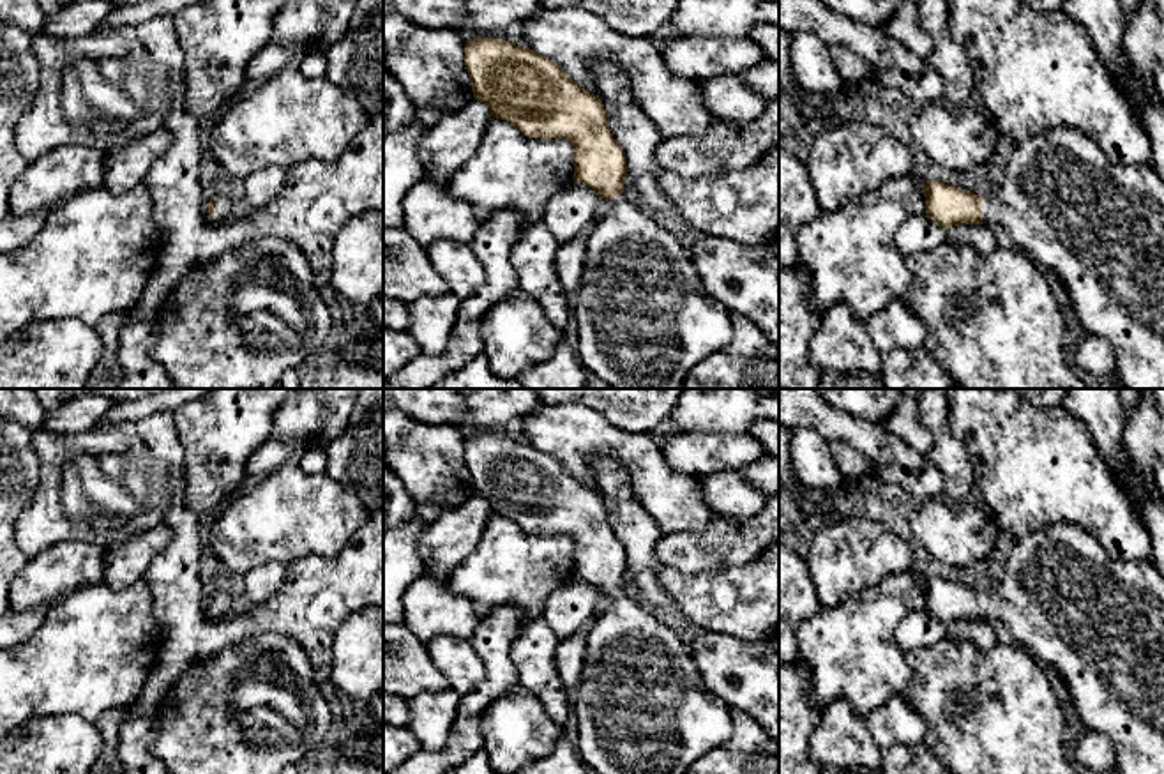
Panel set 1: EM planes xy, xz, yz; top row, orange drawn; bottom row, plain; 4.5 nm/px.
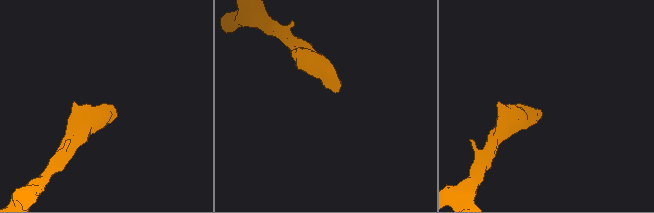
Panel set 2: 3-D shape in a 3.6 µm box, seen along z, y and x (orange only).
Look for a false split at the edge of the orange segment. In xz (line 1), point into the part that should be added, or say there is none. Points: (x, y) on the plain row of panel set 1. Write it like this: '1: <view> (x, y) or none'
1: xz (642, 707)

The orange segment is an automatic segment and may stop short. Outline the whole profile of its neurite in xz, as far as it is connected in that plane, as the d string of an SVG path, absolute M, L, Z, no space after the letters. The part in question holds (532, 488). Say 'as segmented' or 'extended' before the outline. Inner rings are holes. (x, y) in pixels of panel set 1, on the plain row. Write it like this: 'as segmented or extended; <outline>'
extended; M503 435L466 438L465 461L473 493L489 504L491 512L510 518L528 534L569 535L574 543L572 576L611 597L608 611L586 633L586 656L574 705L581 762L595 774L687 774L701 755L729 739L731 709L705 686L691 649L678 633L622 592L627 574L625 548L613 534L599 491L576 481L553 456Z

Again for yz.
extended; M1058 521L1016 539L1005 571L991 590L926 576L924 592L926 613L947 627L959 620L1000 622L1014 643L1051 664L1067 684L1083 725L1113 740L1116 774L1164 774L1164 574L1153 560L1116 560L1090 532Z

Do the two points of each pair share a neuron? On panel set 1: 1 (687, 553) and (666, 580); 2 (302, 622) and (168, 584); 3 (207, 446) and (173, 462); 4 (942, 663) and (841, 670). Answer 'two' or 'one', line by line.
1: two
2: one
3: two
4: two

